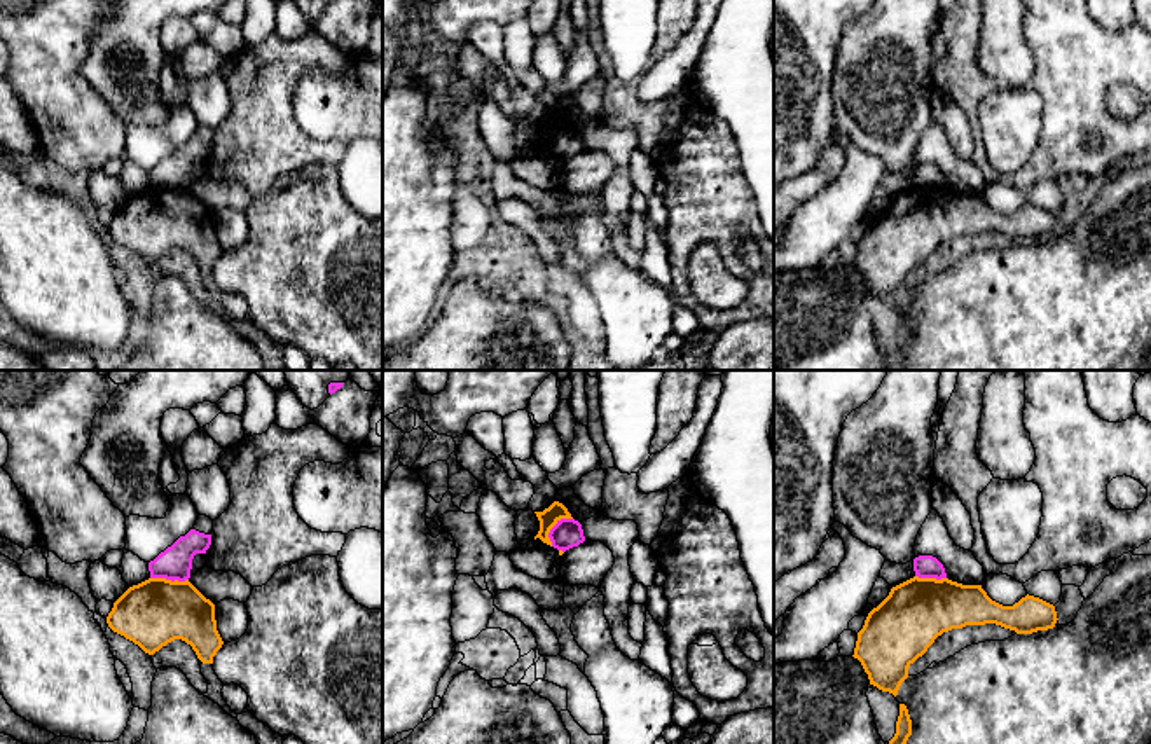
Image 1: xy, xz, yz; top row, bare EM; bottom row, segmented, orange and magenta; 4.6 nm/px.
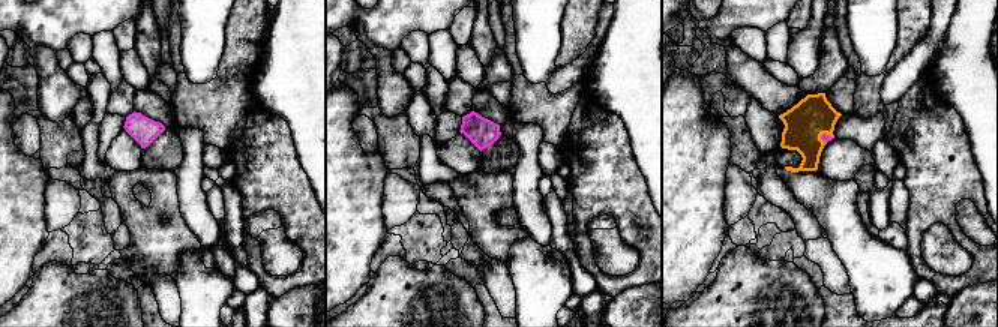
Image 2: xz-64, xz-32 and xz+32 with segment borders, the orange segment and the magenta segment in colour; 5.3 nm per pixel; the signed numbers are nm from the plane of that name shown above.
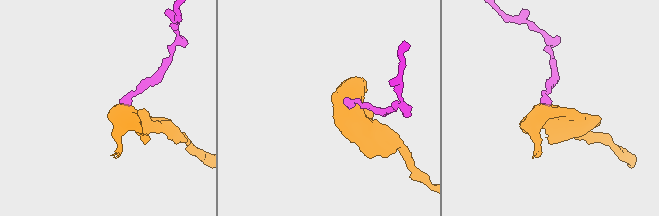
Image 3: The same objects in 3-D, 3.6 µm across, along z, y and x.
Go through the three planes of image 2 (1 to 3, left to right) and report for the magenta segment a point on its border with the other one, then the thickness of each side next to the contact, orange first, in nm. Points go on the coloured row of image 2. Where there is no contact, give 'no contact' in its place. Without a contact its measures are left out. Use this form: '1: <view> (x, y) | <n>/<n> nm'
1: no contact
2: no contact
3: xz+32 (826, 132) | 220/50 nm

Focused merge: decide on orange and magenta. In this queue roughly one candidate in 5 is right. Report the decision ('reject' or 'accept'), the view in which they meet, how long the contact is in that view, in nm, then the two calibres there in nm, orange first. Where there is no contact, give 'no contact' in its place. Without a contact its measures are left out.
reject; contact in xz; length 170 nm; calibres 90 and 140 nm

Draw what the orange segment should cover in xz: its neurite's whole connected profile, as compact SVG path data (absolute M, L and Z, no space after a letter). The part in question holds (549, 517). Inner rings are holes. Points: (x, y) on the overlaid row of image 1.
M554 501L548 508L545 508L543 512L534 512L538 520L540 520L540 531L534 536L540 538L543 543L552 547L552 541L548 538L550 529L561 520L561 519L573 519L571 513L568 512L568 508L559 503Z

